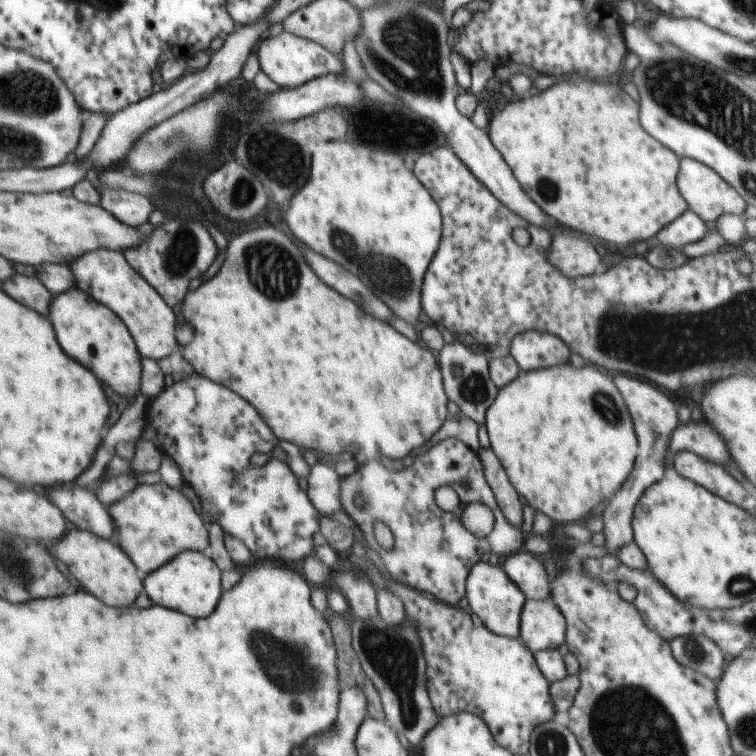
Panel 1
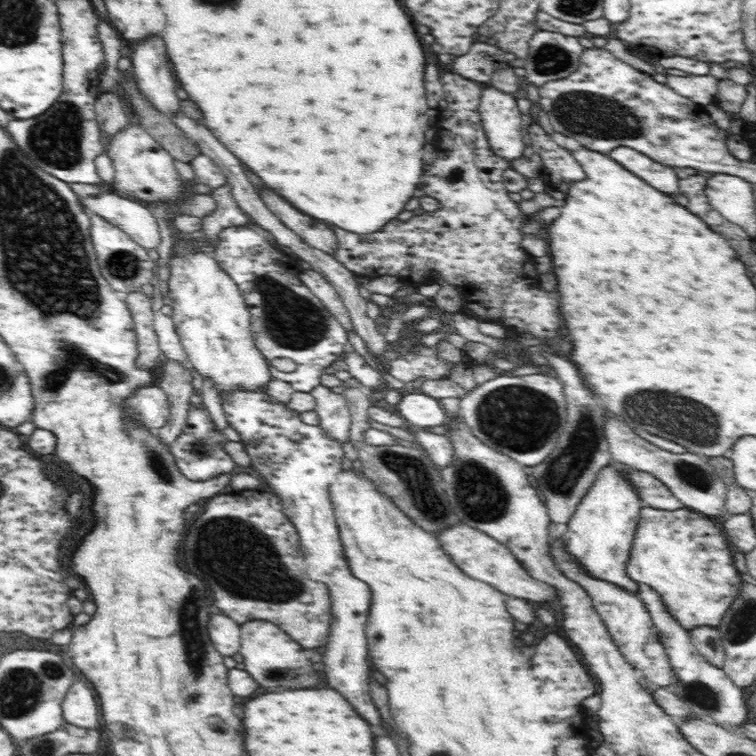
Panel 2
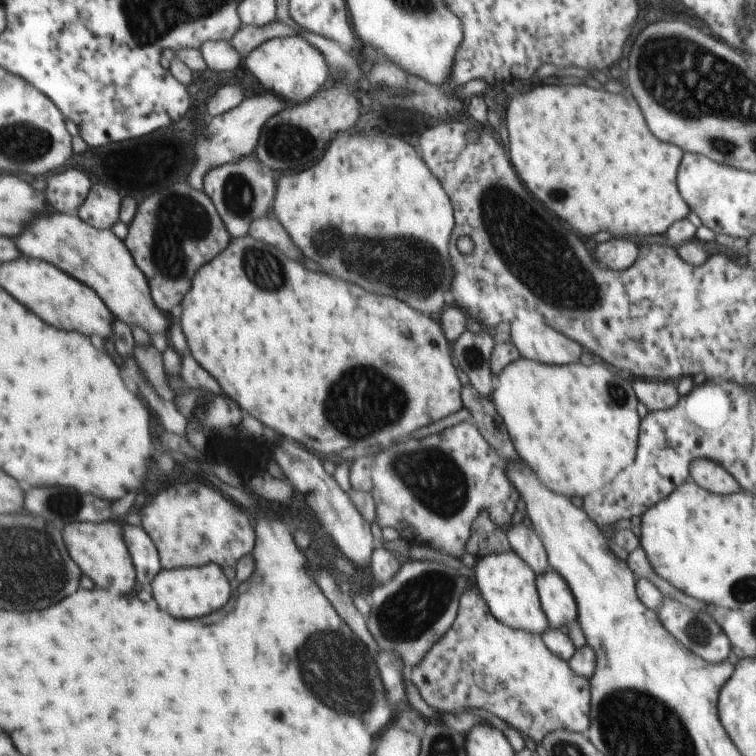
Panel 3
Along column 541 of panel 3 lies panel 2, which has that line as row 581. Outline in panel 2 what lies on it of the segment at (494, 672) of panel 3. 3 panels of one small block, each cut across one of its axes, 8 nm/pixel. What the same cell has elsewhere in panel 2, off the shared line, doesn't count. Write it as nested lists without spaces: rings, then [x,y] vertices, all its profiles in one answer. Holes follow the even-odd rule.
[[[643,507],[626,568],[634,582],[641,582],[659,594],[667,613],[684,630],[690,631],[696,626],[718,629],[720,620],[742,590],[740,573],[734,567],[730,550],[729,540],[723,530],[716,525],[716,521],[703,514],[694,514],[694,511],[686,508],[670,511]]]

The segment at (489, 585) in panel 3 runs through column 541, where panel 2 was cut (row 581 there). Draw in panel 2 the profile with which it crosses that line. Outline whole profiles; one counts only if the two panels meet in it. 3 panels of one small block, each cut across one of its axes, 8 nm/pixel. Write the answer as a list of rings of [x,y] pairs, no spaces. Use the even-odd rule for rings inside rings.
[[[604,466],[587,490],[582,500],[567,522],[567,531],[561,542],[565,544],[567,553],[596,580],[615,584],[618,588],[638,594],[638,583],[627,573],[626,564],[630,558],[632,542],[640,520],[643,502],[636,494],[629,480],[625,478],[625,470],[613,466]]]

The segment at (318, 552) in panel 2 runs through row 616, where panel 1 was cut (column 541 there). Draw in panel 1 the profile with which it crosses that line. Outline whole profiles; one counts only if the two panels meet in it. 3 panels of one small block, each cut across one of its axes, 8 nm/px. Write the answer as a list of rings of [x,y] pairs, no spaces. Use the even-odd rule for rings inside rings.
[[[530,330],[517,334],[511,340],[509,354],[522,371],[533,371],[568,363],[571,350],[552,333]]]

